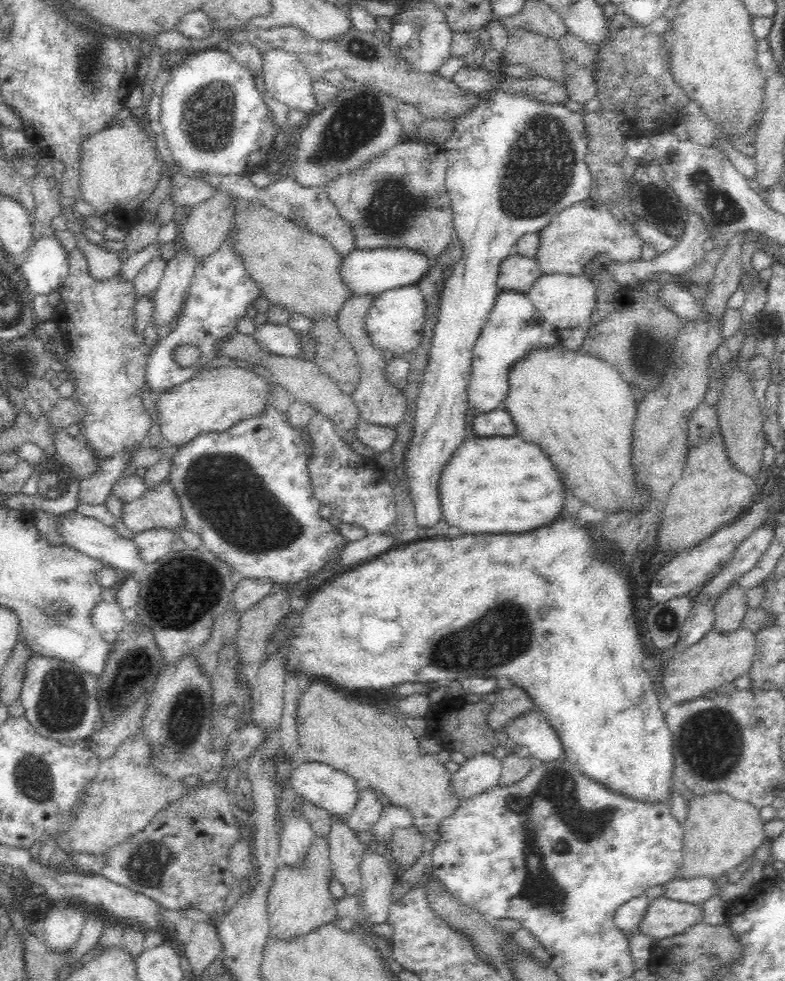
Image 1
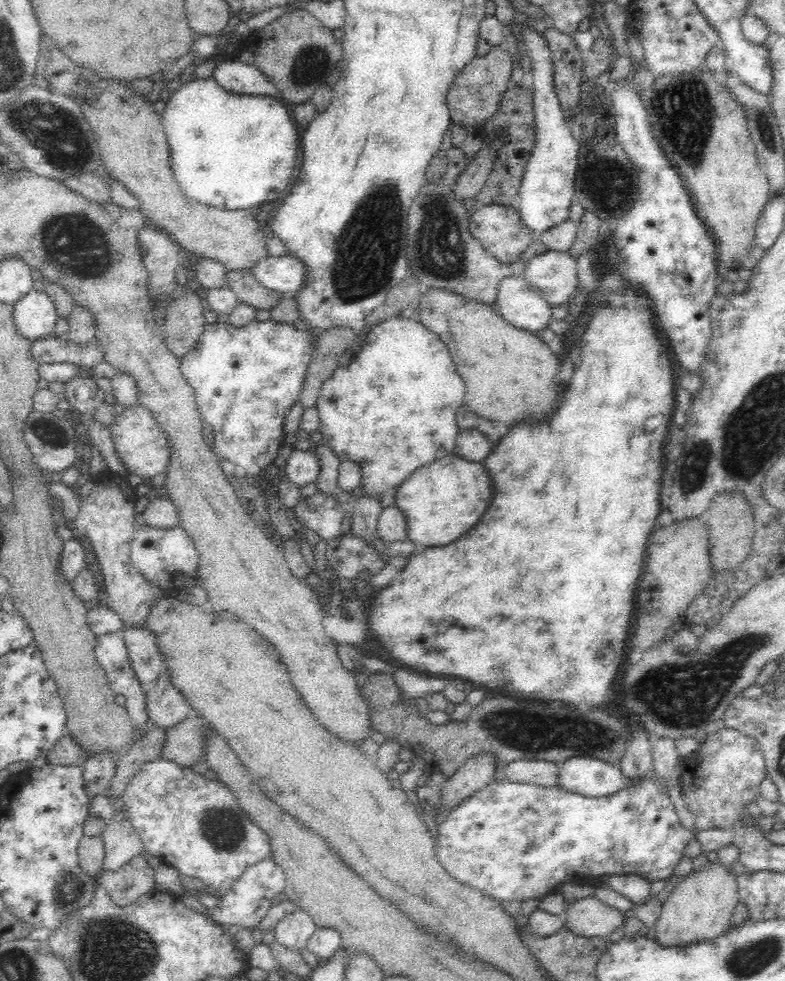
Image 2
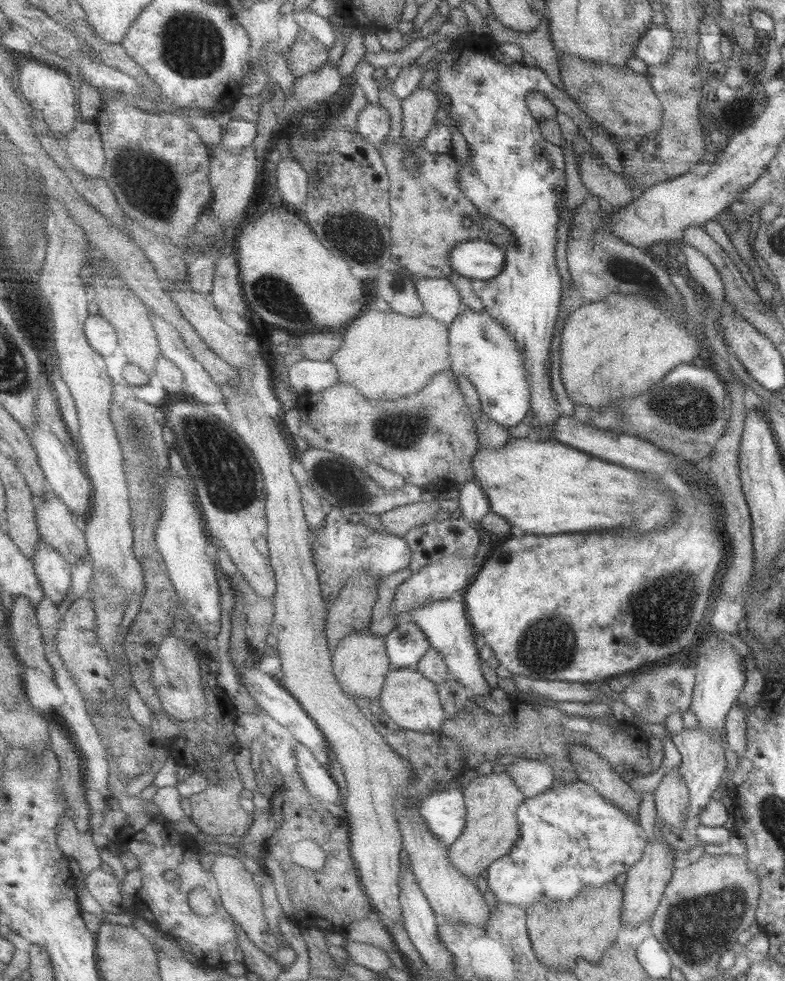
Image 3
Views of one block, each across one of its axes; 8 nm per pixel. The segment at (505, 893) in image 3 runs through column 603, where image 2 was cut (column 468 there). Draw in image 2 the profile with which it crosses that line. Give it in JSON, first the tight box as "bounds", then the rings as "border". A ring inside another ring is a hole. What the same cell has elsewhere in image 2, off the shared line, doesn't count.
{"bounds":[416,776,692,901],"border":[[[502,776],[460,802],[448,814],[439,810],[441,788],[418,786],[416,804],[428,815],[436,813],[440,835],[436,841],[436,856],[450,876],[482,892],[486,897],[500,901],[537,900],[552,894],[564,883],[592,885],[600,882],[600,875],[634,874],[646,880],[660,881],[674,874],[683,855],[692,830],[678,824],[668,796],[662,792],[660,782],[644,778],[636,786],[620,790],[613,796],[584,797],[556,786],[544,787],[512,783]]]}

